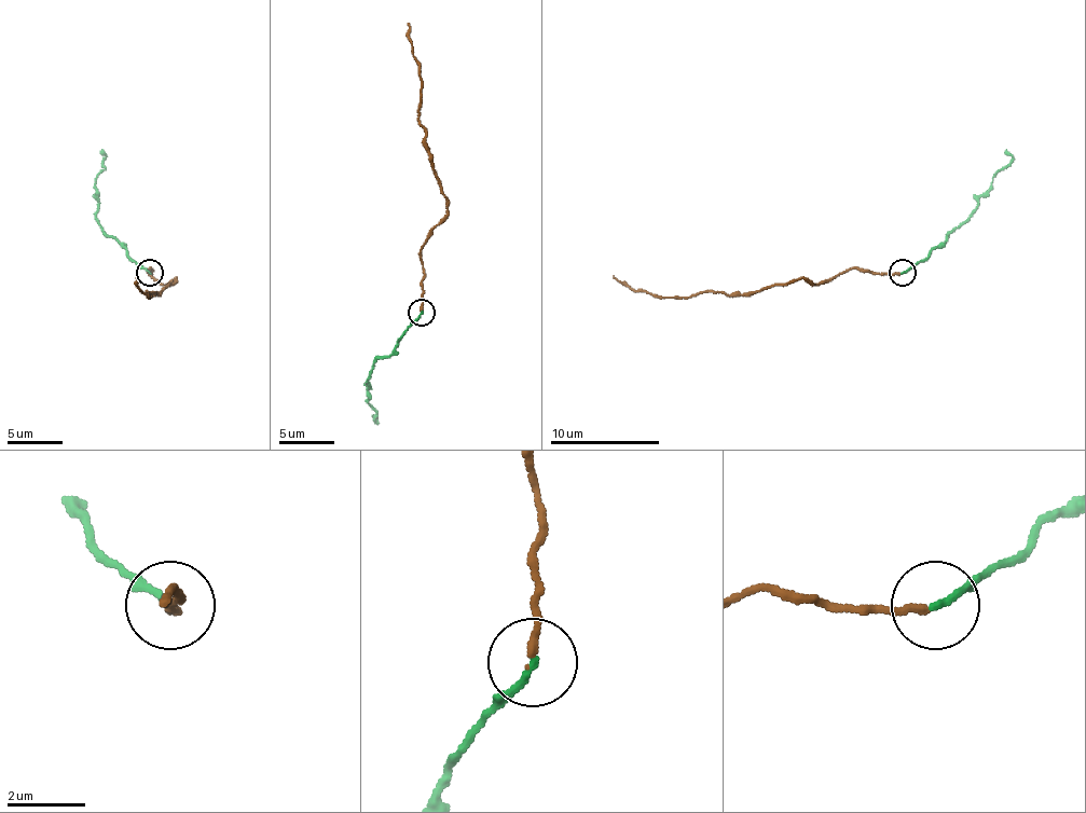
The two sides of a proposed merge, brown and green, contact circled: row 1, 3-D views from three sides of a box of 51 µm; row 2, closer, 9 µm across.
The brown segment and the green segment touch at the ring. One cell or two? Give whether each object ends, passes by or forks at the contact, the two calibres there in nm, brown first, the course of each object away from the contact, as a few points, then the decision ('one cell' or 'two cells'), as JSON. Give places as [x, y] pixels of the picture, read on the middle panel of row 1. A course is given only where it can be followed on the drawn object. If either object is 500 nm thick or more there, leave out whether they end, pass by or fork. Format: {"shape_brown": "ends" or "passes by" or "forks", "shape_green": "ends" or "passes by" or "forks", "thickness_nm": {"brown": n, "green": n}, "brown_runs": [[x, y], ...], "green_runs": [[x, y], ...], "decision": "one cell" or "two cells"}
{"shape_brown": "ends", "shape_green": "ends", "thickness_nm": {"brown": 190, "green": 170}, "brown_runs": [[422, 312], [422, 260], [432, 226], [447, 212], [447, 196], [420, 123], [420, 65], [408, 24]], "green_runs": [[422, 312], [395, 349], [375, 360], [367, 380], [367, 404], [372, 415]], "decision": "two cells"}

